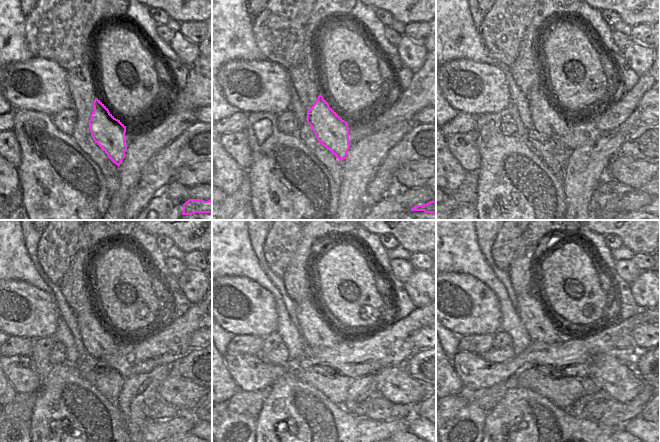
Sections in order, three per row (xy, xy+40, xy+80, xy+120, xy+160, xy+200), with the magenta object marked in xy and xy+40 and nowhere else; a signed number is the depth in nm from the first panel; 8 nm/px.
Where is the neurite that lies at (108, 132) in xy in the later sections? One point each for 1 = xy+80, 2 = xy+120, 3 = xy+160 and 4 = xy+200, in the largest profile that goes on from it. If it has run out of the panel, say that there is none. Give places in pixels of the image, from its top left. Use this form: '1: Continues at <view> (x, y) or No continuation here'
1: Continues at xy+80 (547, 120)
2: Continues at xy+120 (98, 341)
3: Continues at xy+160 (316, 330)
4: Continues at xy+200 (534, 316)

